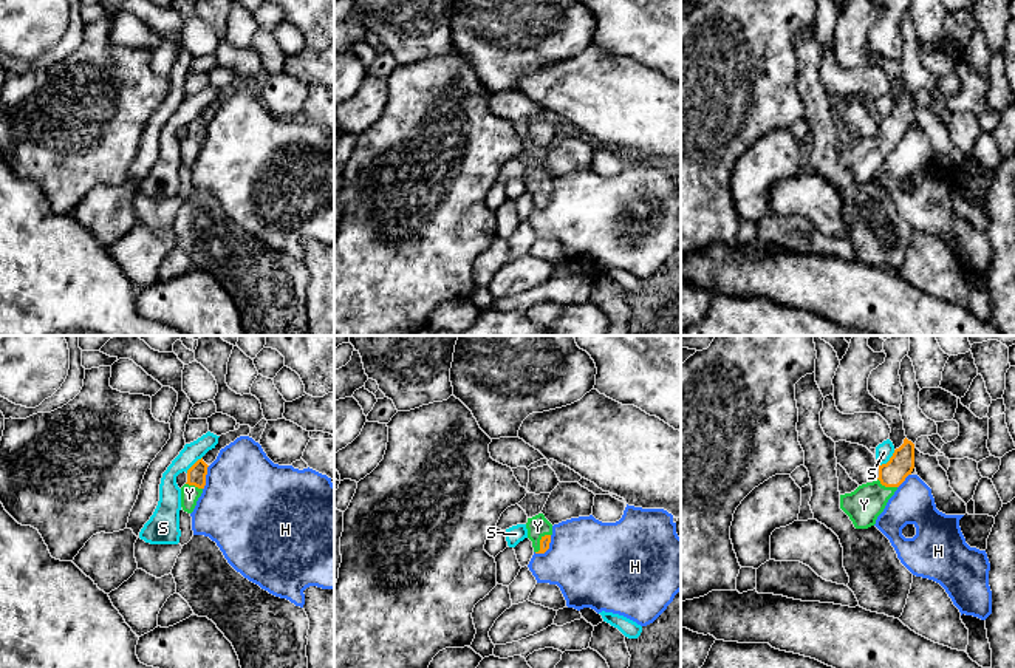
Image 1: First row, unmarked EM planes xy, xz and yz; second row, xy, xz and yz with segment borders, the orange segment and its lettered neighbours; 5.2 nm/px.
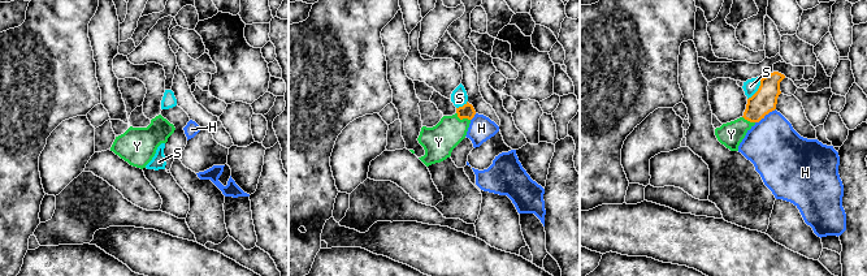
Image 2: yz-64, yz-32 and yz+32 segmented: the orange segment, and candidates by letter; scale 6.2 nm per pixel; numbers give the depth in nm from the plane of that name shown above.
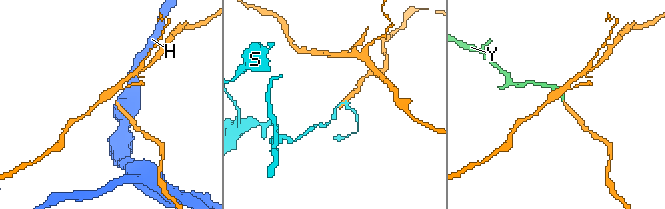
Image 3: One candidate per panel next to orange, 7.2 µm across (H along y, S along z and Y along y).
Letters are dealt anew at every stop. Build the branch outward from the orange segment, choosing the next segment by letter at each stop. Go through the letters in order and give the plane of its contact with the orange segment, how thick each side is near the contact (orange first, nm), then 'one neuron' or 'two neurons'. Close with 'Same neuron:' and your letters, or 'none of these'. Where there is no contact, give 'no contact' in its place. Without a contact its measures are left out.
H: xz | 50/440 nm | two neurons
S: yz | 140/90 nm | two neurons
Y: xz | 50/120 nm | one neuron
Same neuron: Y

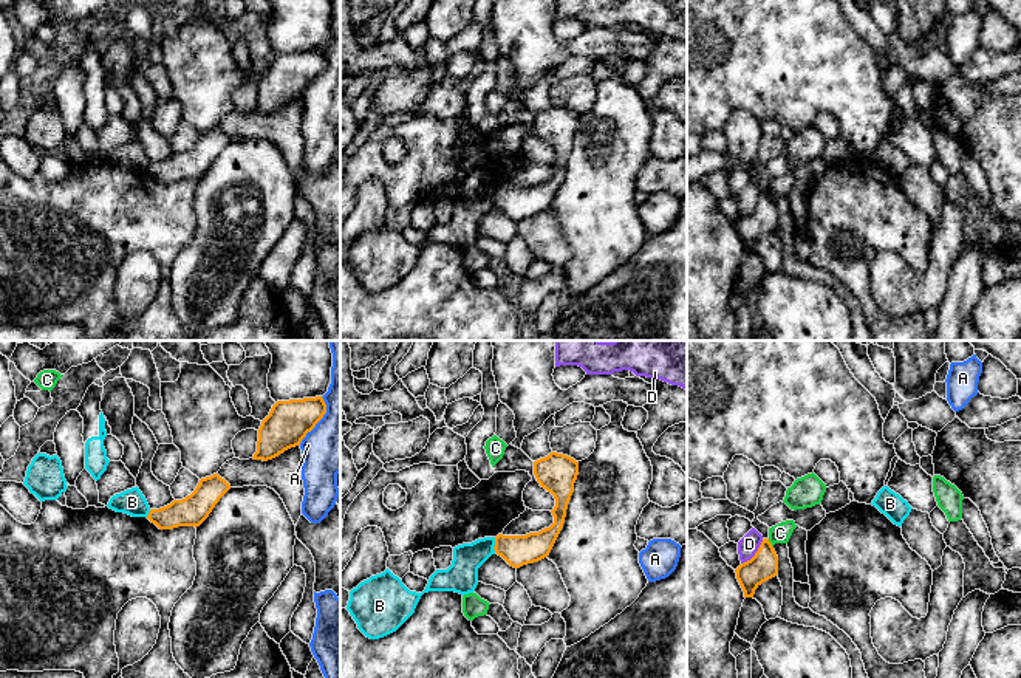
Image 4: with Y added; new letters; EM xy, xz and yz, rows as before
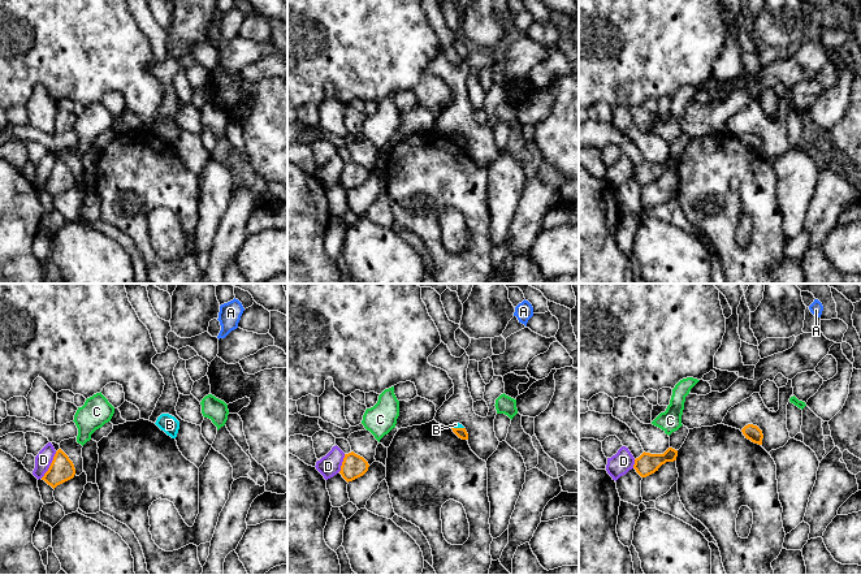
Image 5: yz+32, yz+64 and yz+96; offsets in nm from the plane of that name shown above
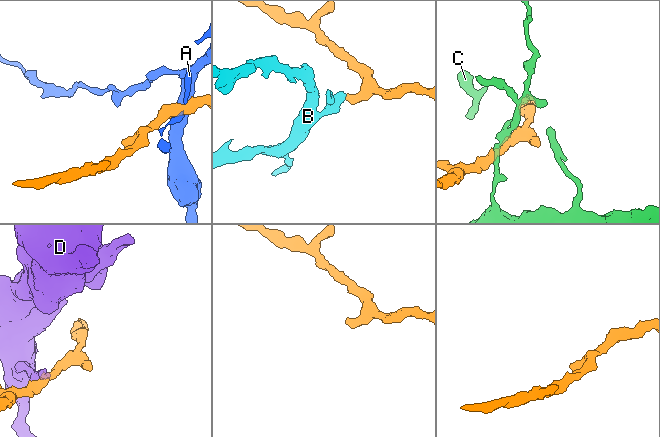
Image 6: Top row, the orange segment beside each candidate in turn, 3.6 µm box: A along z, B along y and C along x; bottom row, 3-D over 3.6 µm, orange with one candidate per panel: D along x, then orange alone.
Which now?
A: xy | 220/300 nm | two neurons
B: xz | 160/170 nm | two neurons
C: yz | 150/100 nm | two neurons
D: yz | 150/100 nm | two neurons
Same neuron: none of these

